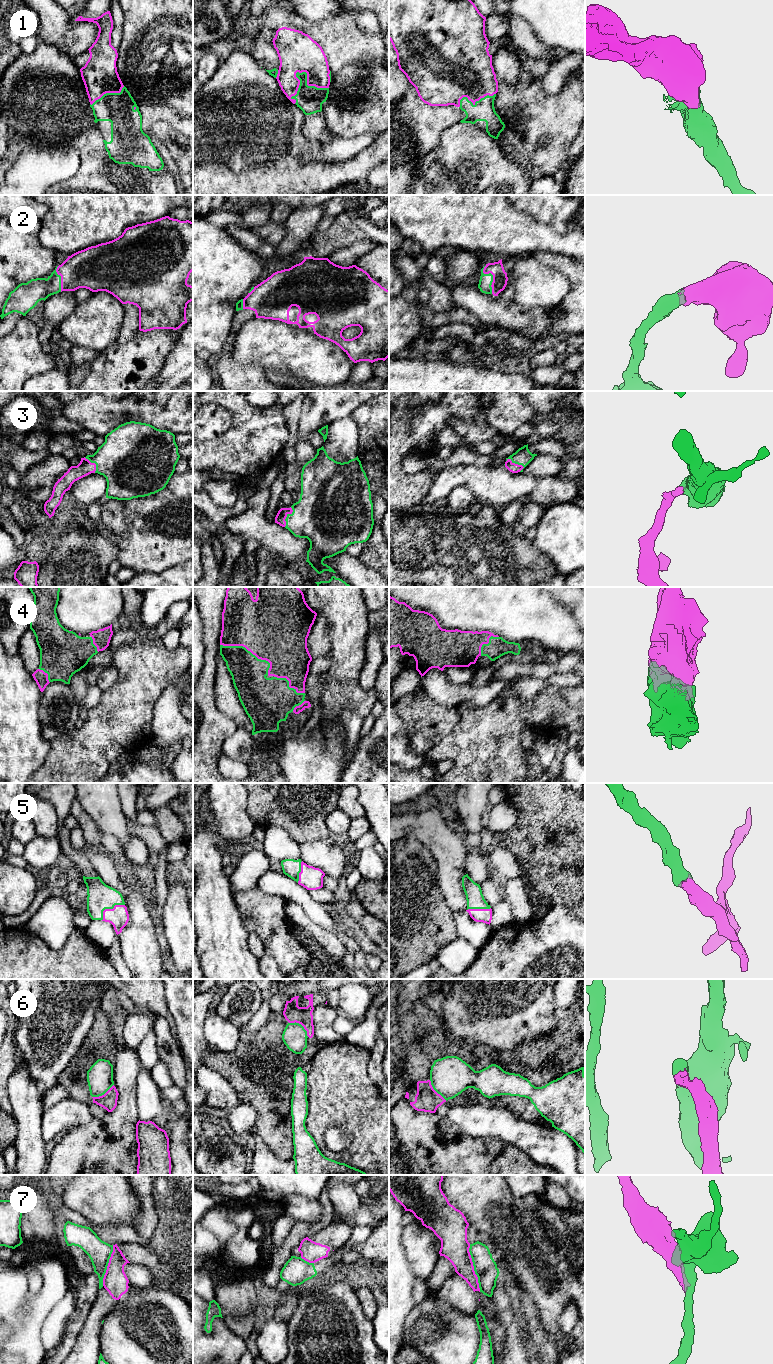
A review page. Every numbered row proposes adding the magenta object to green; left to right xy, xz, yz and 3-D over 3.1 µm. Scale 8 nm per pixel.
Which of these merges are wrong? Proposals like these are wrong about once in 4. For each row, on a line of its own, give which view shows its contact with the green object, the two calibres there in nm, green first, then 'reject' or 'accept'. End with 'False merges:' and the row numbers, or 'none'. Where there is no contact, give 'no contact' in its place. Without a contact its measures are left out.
1: xz | 220/320 nm | accept
2: yz | 110/120 nm | accept
3: yz | 140/80 nm | accept
4: xz | 280/500 nm | accept
5: xy | 200/160 nm | accept
6: xz | 200/150 nm | reject
7: yz | 180/220 nm | reject
False merges: 6, 7

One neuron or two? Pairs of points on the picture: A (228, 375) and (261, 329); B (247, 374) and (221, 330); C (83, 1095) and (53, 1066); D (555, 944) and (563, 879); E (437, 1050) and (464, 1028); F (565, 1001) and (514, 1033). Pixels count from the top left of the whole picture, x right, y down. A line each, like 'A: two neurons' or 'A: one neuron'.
A: two neurons
B: two neurons
C: two neurons
D: two neurons
E: two neurons
F: two neurons

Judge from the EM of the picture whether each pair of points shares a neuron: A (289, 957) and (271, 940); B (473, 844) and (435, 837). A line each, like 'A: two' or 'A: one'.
A: one
B: two

